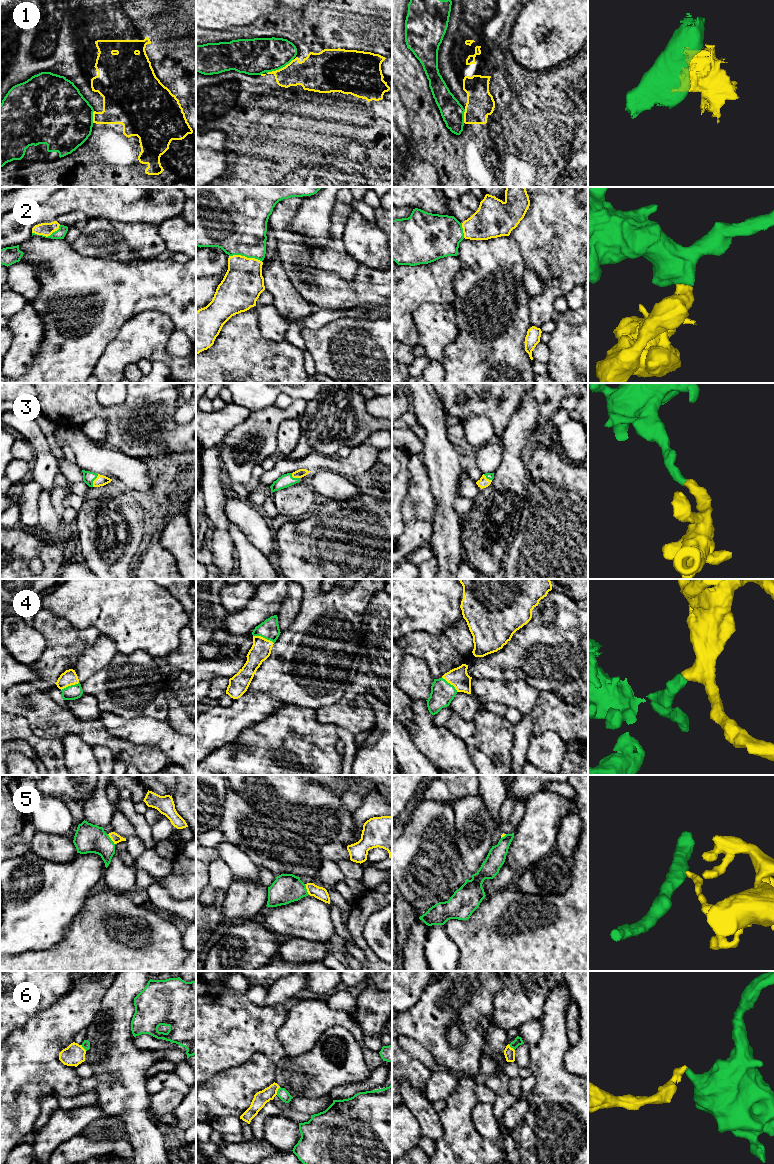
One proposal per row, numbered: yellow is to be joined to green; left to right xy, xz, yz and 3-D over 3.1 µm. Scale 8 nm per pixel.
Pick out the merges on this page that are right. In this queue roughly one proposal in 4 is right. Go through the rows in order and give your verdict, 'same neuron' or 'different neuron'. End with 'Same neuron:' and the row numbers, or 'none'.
1: different neuron
2: same neuron
3: same neuron
4: same neuron
5: different neuron
6: different neuron
Same neuron: 2, 3, 4

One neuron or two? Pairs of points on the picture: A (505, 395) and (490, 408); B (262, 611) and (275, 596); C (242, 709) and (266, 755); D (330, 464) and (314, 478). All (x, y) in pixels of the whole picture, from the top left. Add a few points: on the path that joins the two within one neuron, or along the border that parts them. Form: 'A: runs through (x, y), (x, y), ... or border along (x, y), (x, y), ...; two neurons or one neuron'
A: runs through (504, 400), (495, 407); one neuron
B: runs through (264, 607), (271, 600); one neuron
C: border along (272, 714), (244, 729), (233, 740); two neurons
D: border along (311, 471), (319, 469), (332, 470), (346, 477); two neurons

